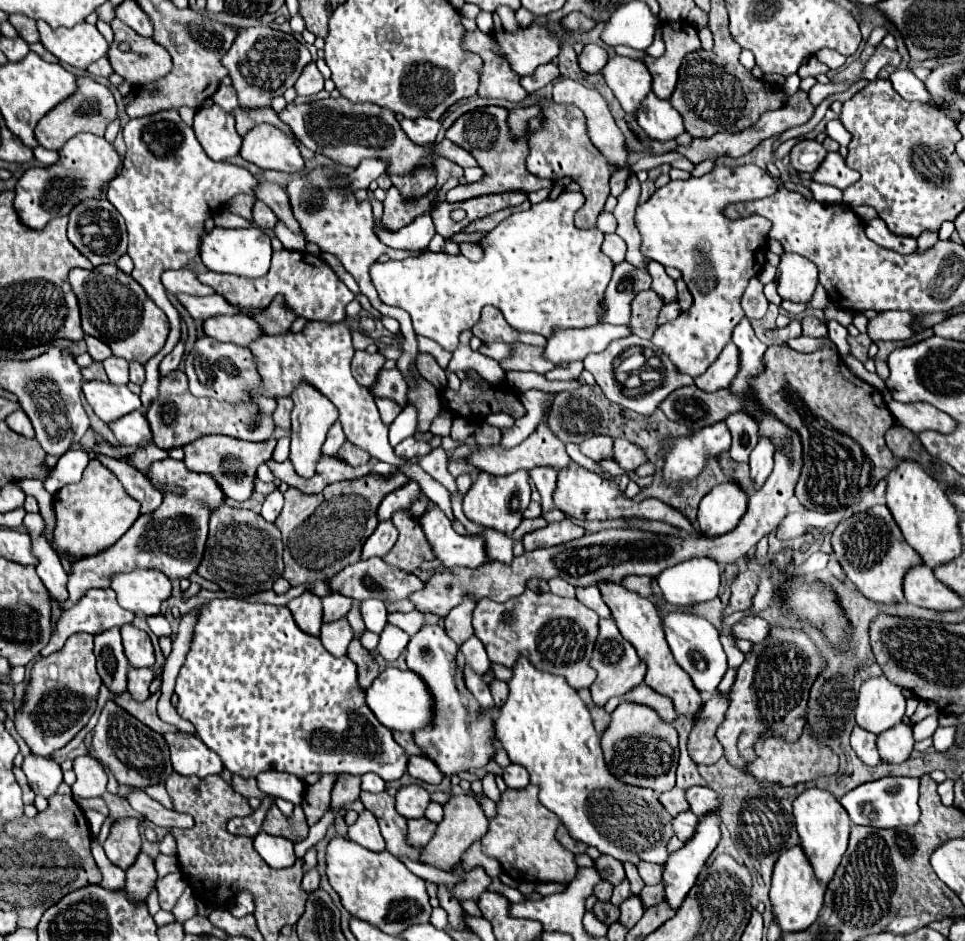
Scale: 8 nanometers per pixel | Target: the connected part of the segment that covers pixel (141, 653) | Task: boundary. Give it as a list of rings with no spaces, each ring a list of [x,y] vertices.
[[[123,625],[121,635],[123,635],[123,647],[129,663],[133,667],[153,667],[155,655],[149,635],[141,629],[135,629],[133,625]]]

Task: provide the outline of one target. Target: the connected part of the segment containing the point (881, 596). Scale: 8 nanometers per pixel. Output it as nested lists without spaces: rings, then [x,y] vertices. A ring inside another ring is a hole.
[[[873,505],[839,523],[831,535],[833,553],[851,583],[867,599],[875,603],[897,603],[903,599],[903,575],[909,567],[923,561],[915,555],[913,547],[903,539],[897,523],[891,519],[887,505]]]

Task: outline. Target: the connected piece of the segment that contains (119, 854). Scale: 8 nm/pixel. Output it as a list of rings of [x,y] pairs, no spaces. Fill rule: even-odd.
[[[135,818],[117,819],[110,828],[109,837],[103,843],[107,859],[127,871],[139,851],[141,851],[141,833],[139,833],[139,820]]]

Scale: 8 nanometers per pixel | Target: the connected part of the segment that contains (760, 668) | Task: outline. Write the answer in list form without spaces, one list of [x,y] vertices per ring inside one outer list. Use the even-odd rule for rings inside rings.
[[[771,625],[765,641],[755,643],[745,661],[741,663],[735,683],[729,691],[729,707],[717,739],[725,749],[727,761],[743,769],[745,763],[755,759],[751,743],[763,739],[763,735],[783,735],[783,739],[797,739],[807,721],[809,691],[815,679],[821,675],[821,653],[803,629]]]

